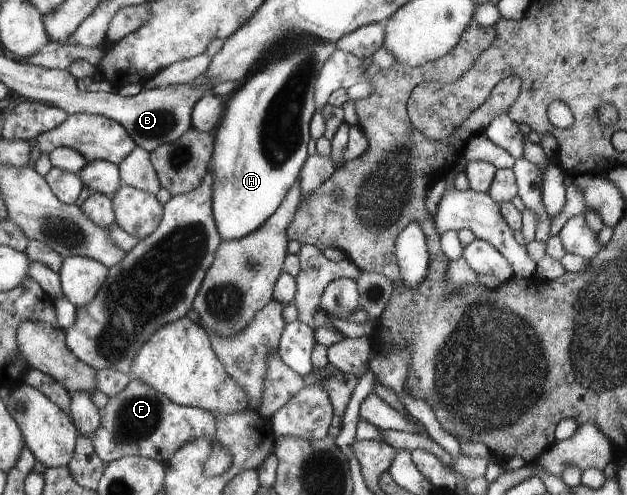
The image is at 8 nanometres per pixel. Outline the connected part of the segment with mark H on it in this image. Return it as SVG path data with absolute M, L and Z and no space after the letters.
M323 40L305 42L303 45L299 46L298 49L295 49L295 51L290 52L279 59L273 59L273 61L266 63L261 69L255 70L255 73L252 73L251 77L248 77L246 83L243 83L241 87L236 89L227 98L225 113L222 115L222 119L213 131L214 149L213 159L210 161L210 169L214 175L214 220L217 222L218 232L221 234L223 240L241 240L245 236L249 236L250 233L253 233L257 229L261 228L262 225L278 211L279 207L282 205L282 201L285 200L287 195L290 193L290 189L295 187L297 184L296 179L301 175L302 168L305 167L306 160L309 159L307 143L309 143L309 140L312 138L310 132L310 121L312 120L313 115L315 115L315 112L318 110L315 97L318 77L322 73L322 69L326 61L329 60L331 55L337 50L339 50L339 47L336 45L336 42Z

